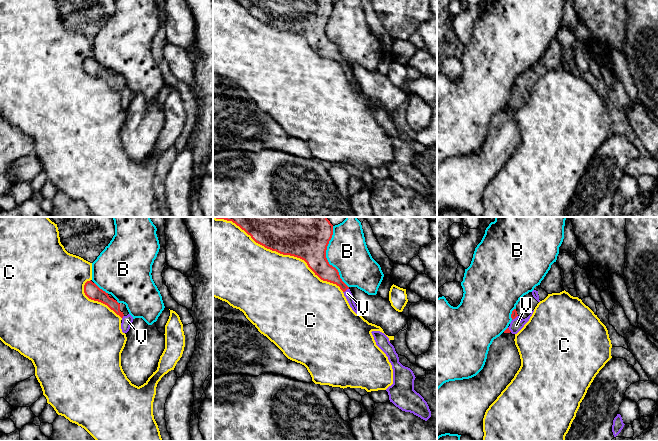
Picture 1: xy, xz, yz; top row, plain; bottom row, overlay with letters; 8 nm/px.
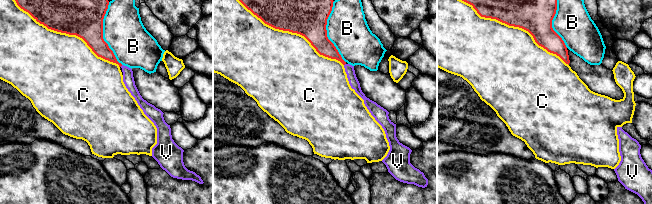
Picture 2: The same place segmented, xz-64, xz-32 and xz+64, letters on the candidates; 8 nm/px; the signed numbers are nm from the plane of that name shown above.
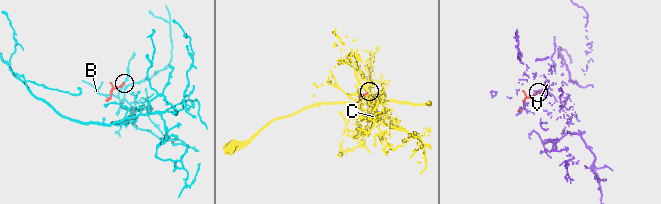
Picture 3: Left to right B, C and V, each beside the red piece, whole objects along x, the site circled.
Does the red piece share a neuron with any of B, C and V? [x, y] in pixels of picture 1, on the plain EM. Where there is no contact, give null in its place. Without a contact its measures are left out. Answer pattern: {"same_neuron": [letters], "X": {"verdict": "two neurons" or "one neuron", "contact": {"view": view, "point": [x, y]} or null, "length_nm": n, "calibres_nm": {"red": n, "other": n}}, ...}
{"same_neuron": ["V"], "B": {"verdict": "two neurons", "contact": {"view": "xz", "point": [325, 33]}, "length_nm": 500, "calibres_nm": {"red": 300, "other": 320}}, "C": {"verdict": "two neurons", "contact": {"view": "xz", "point": [290, 31]}, "length_nm": 1000, "calibres_nm": {"red": 300, "other": 500}}, "V": {"verdict": "one neuron", "contact": {"view": "xz", "point": [345, 66]}, "length_nm": 60, "calibres_nm": {"red": 140, "other": 60}}}

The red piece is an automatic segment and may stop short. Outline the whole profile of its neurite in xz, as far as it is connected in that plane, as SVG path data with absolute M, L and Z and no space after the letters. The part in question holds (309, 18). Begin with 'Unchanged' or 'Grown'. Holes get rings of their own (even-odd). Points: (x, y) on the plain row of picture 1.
Grown. M332 0L236 1L265 24L304 36L321 56L339 62L352 86L360 90L349 63L326 34L327 22L333 11Z

